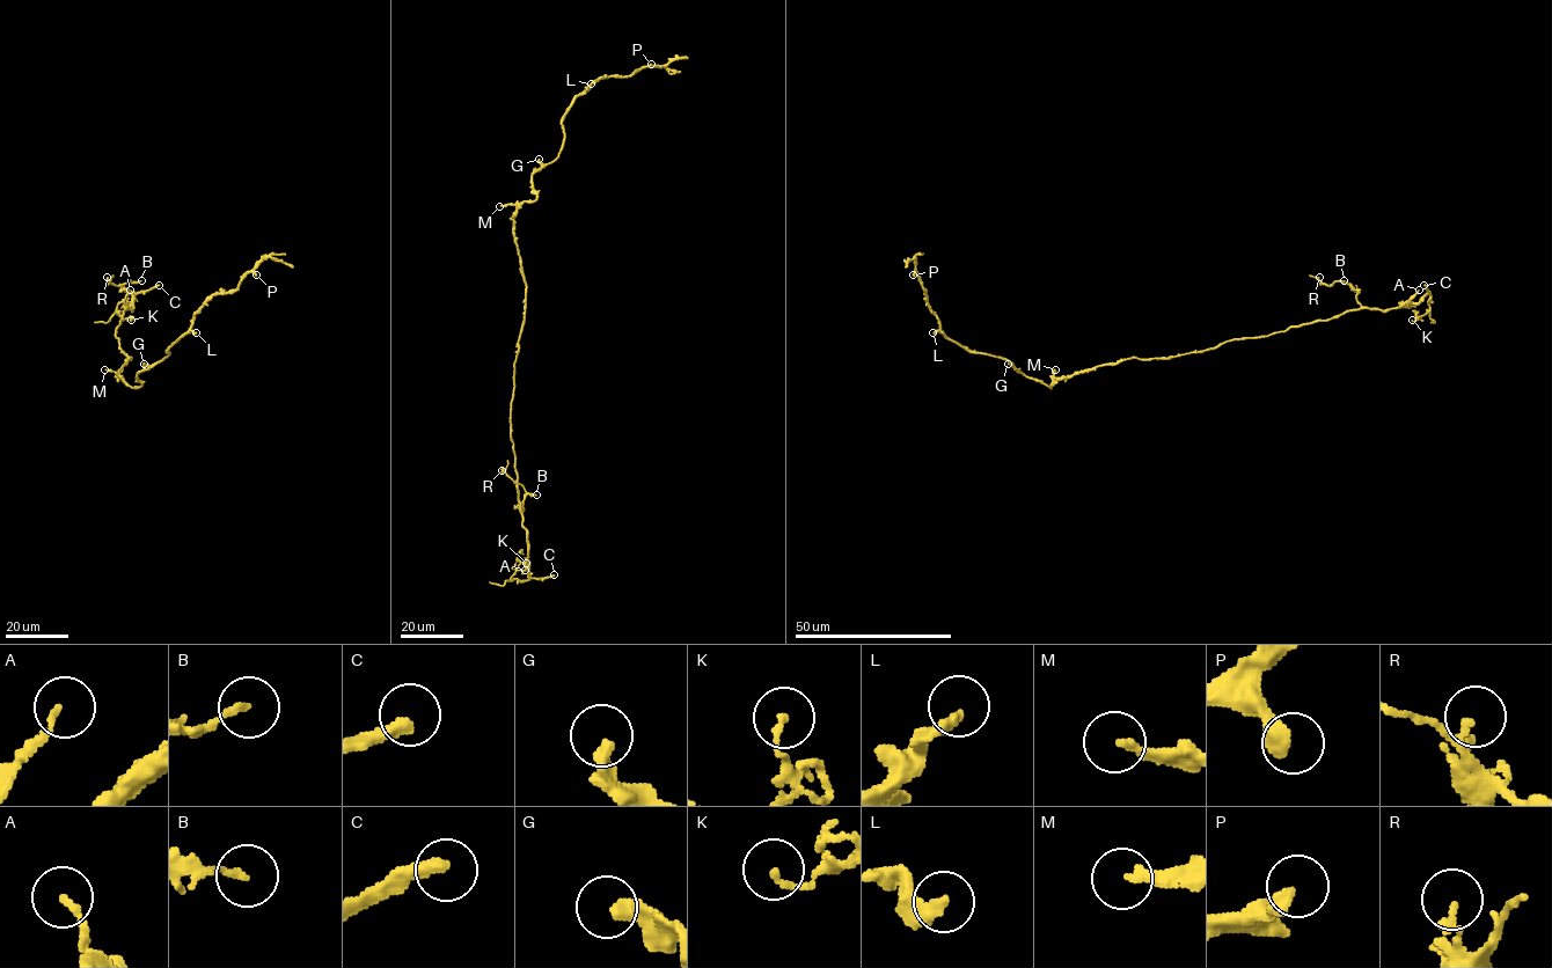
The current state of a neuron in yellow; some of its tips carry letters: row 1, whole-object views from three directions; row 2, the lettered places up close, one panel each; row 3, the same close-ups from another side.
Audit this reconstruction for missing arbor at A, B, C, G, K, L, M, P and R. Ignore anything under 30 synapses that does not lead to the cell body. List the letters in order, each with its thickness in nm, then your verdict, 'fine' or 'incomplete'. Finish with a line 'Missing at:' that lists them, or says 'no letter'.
A: 140 nm thick; fine
B: 160 nm thick; fine
C: 320 nm thick; incomplete
G: 360 nm thick; fine
K: 150 nm thick; fine
L: 320 nm thick; fine
M: 240 nm thick; fine
P: 440 nm thick; fine
R: 190 nm thick; fine
Missing at: C

